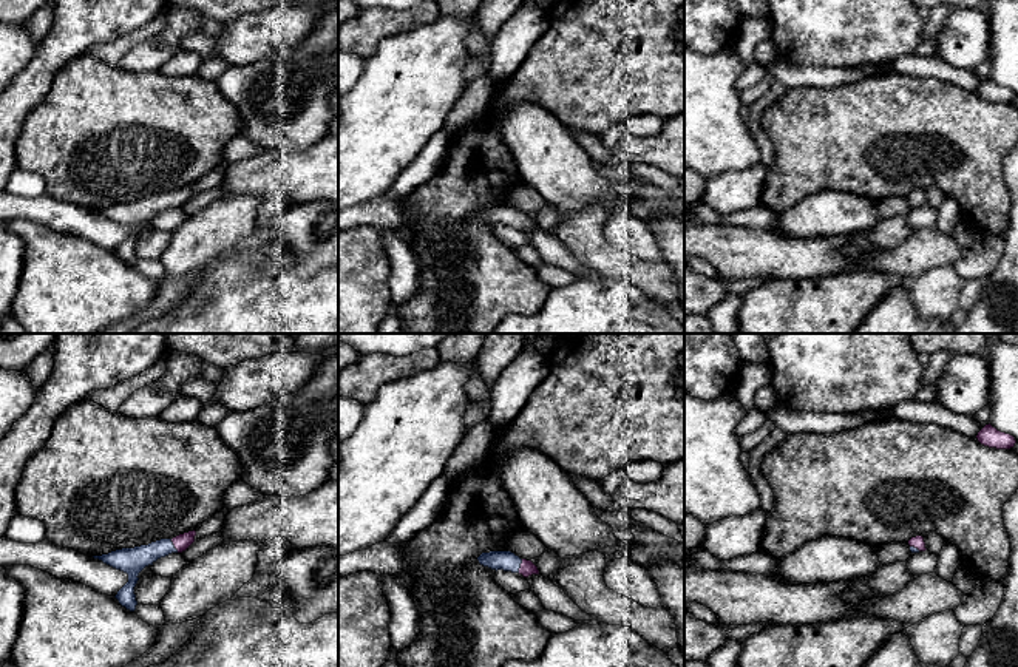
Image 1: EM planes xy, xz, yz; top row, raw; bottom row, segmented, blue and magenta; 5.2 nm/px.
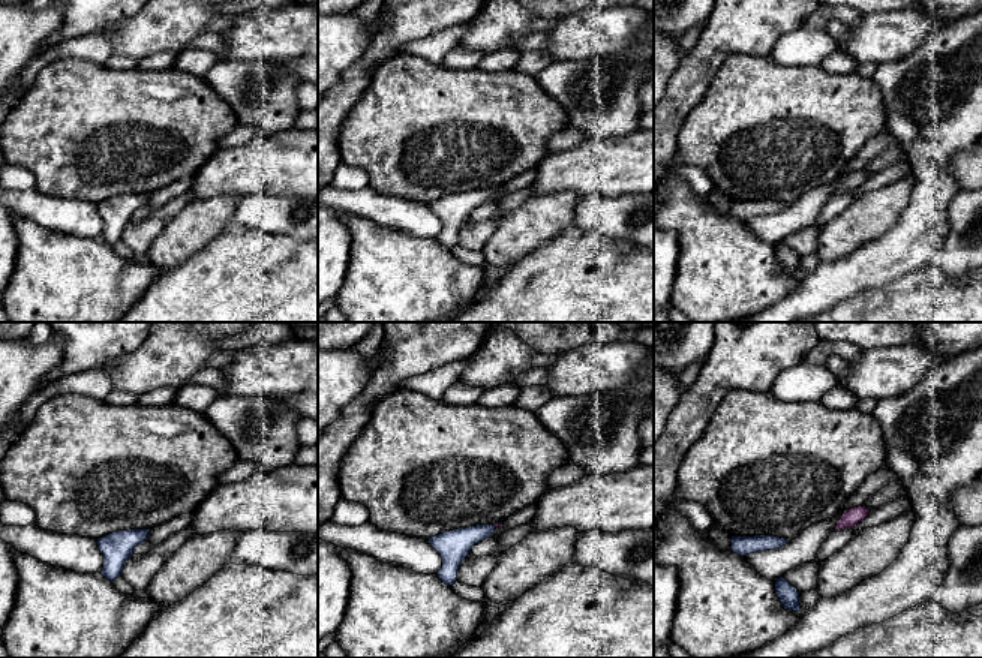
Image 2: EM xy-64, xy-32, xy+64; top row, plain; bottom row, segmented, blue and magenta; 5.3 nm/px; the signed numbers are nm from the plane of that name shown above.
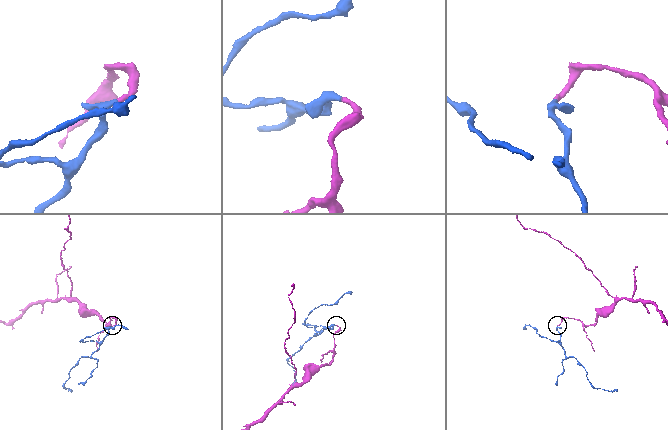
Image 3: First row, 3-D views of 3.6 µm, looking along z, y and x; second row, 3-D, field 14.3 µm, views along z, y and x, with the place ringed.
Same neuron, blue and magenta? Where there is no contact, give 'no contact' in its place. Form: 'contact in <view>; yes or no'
contact in xy; yes

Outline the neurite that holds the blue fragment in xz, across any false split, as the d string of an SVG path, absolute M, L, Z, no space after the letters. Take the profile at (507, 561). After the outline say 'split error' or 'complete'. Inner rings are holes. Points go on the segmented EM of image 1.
M511 551L482 553L477 557L477 560L480 565L496 571L504 570L504 571L519 573L524 577L528 577L531 574L539 574L538 567L531 560L521 559Z; split error

